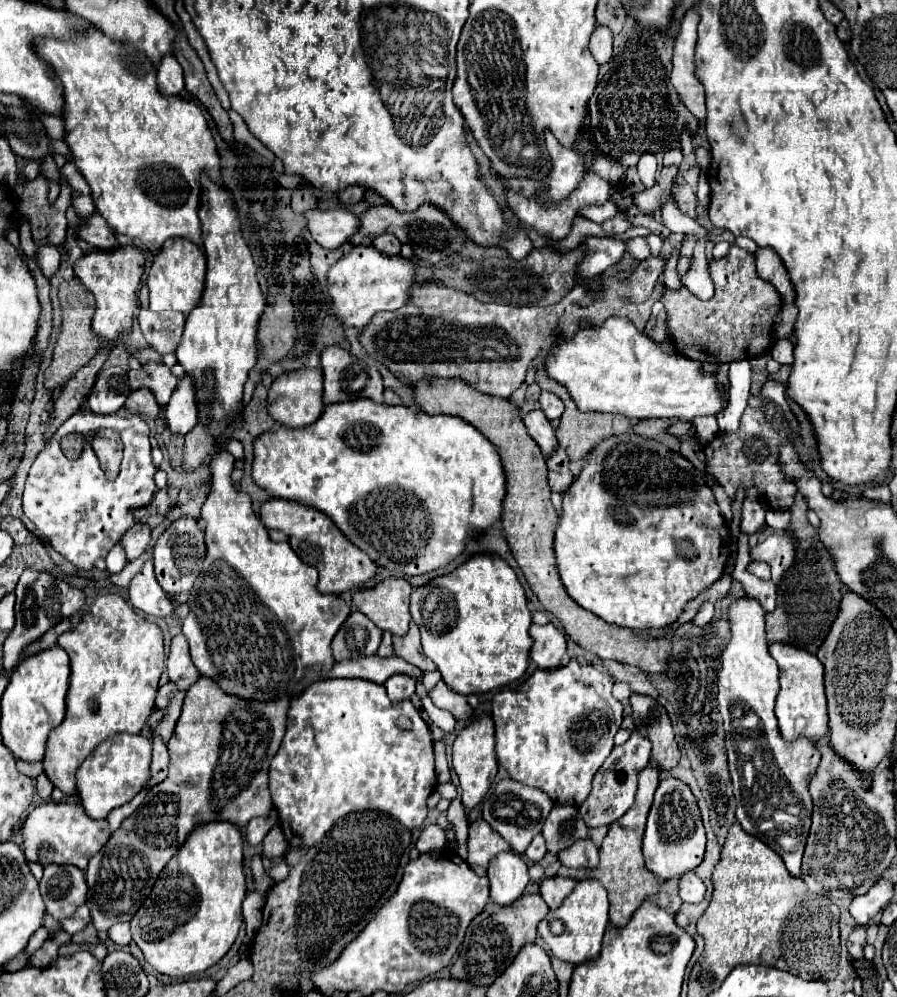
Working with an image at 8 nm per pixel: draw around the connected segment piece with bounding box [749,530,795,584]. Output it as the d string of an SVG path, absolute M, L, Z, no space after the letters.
M787 530L775 532L765 540L761 540L757 546L749 548L749 554L751 554L751 560L765 560L773 570L771 580L779 584L783 574L791 568L795 560L795 544L791 534L787 534Z

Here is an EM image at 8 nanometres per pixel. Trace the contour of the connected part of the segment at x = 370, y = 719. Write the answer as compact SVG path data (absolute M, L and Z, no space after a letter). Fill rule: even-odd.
M355 678L317 680L291 700L287 732L271 762L269 780L273 806L279 812L279 824L291 846L315 846L337 818L367 808L381 810L413 830L427 818L427 798L437 786L431 732L411 700L391 702L381 684ZM399 716L411 720L411 730L397 728L395 722Z

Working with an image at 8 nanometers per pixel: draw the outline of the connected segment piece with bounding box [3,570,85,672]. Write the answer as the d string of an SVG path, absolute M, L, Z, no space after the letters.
M25 570L17 582L15 588L17 604L15 604L15 628L11 630L9 638L3 646L3 668L13 670L13 666L19 662L21 650L35 642L41 634L45 634L51 626L55 626L61 618L69 618L85 604L85 594L79 588L71 588L65 580L61 580L53 572L37 572L37 570Z

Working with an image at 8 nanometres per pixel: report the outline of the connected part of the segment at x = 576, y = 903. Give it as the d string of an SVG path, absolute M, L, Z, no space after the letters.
M581 880L575 884L575 890L563 900L557 910L549 910L549 914L539 922L539 934L545 948L557 956L559 960L567 960L573 964L581 964L599 956L601 940L609 922L609 902L607 890L599 886L595 880Z

